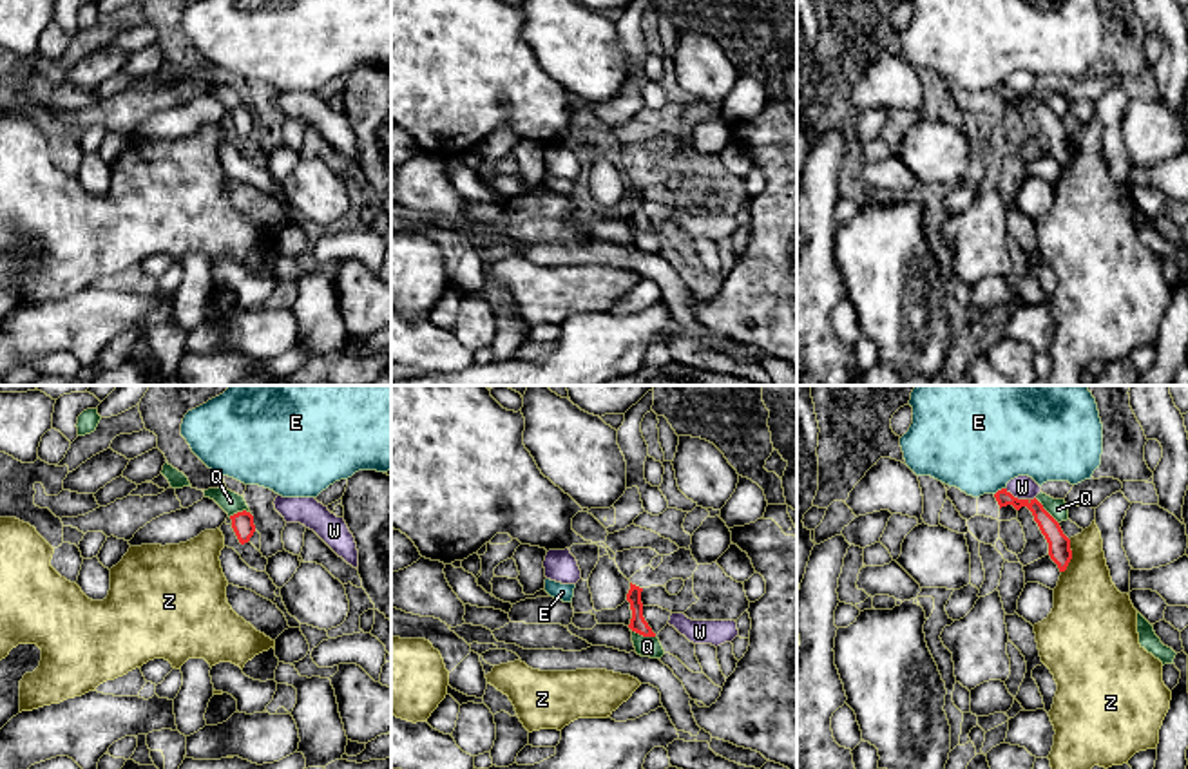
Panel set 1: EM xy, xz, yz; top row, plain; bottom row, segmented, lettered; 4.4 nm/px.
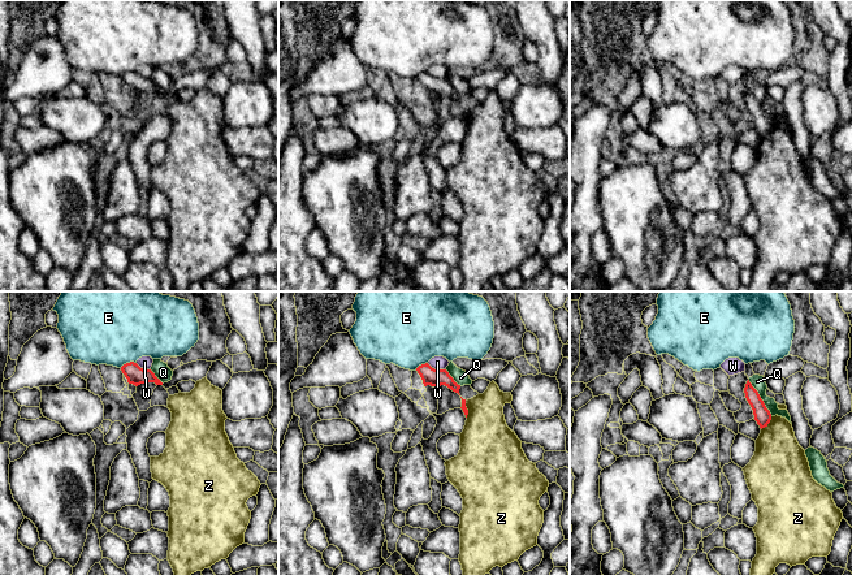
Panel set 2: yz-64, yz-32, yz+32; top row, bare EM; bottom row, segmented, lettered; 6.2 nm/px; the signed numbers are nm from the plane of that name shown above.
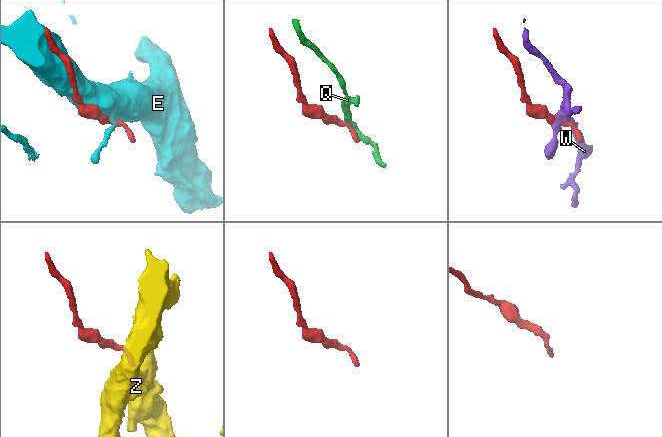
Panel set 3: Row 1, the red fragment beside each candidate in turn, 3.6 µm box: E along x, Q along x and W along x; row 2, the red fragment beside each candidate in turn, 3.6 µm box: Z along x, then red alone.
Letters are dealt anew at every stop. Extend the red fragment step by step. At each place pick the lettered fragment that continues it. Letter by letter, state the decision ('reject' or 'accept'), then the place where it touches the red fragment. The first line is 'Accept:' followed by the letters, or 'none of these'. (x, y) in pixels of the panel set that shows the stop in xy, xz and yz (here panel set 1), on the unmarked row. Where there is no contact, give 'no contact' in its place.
Accept: Z
E: reject; meets red in yz at (998, 85)
Q: reject; meets red in xz at (643, 230)
W: reject; meets red in yz at (1016, 93)
Z: accept; meets red in yz at (1071, 151)

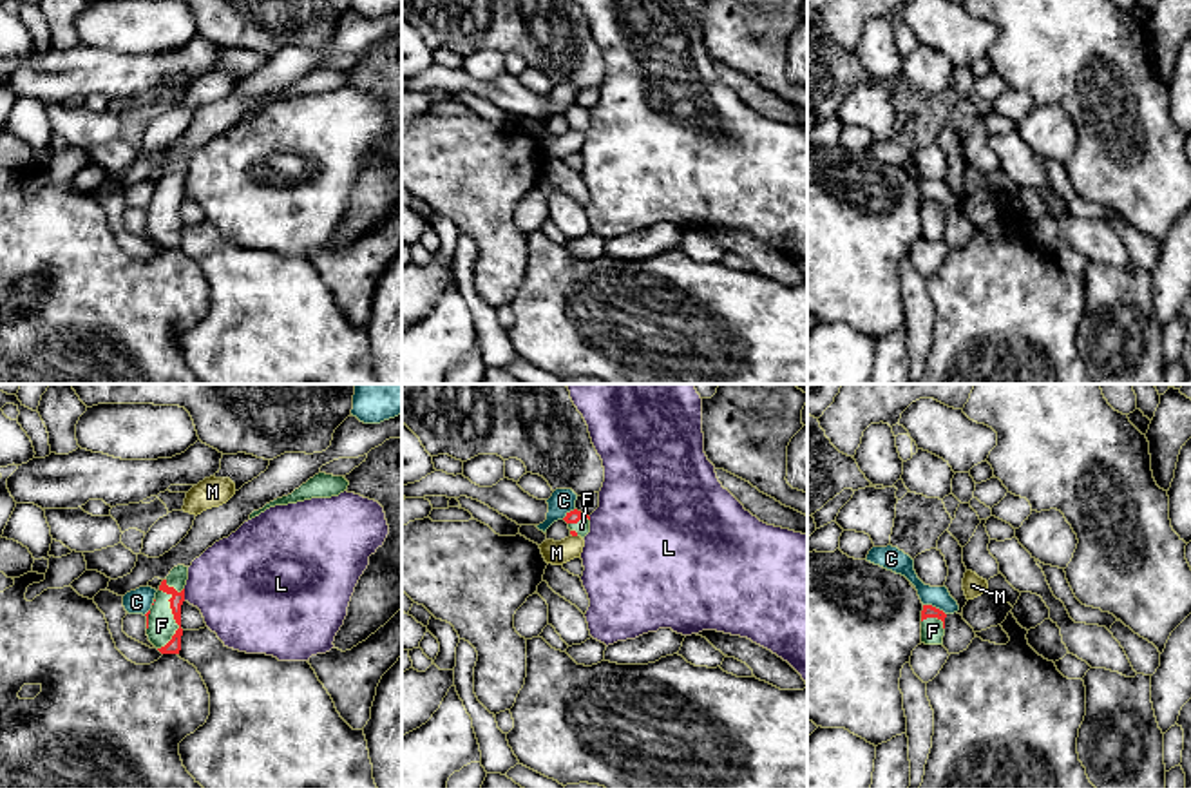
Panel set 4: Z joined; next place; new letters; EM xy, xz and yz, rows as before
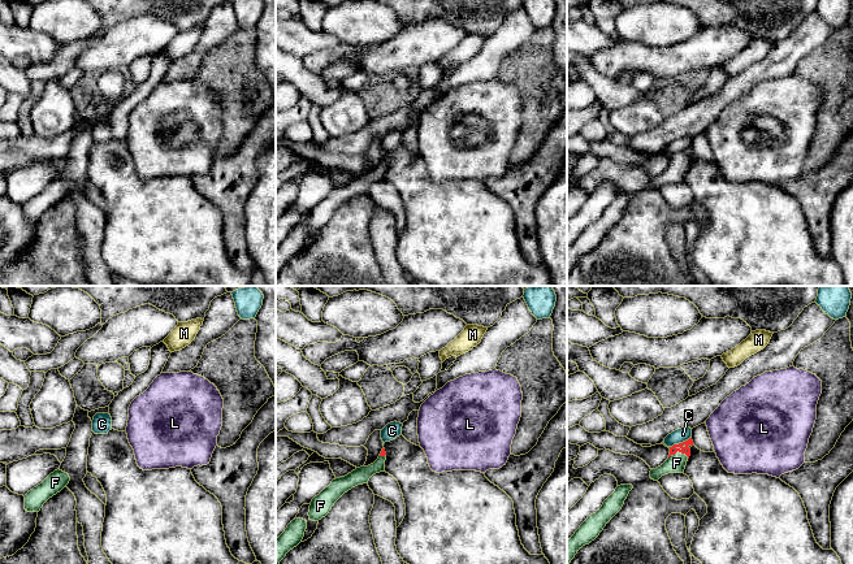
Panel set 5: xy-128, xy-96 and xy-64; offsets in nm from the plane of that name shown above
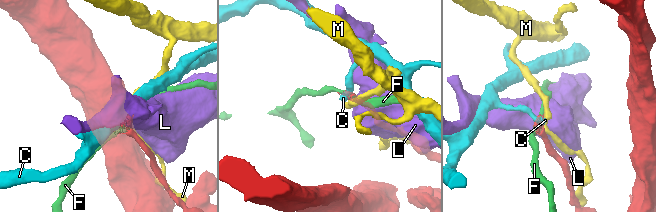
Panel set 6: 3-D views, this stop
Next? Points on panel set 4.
Accept: none of these
C: reject; meets red in yz at (934, 201)
F: reject; meets red in xy at (174, 212)
L: reject; meets red in xy at (183, 189)
M: reject; meets red in xz at (574, 129)

